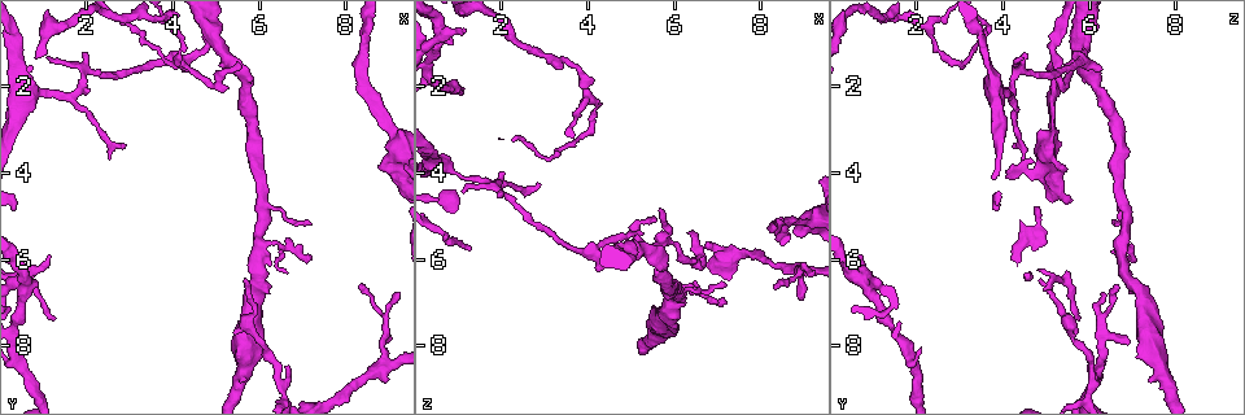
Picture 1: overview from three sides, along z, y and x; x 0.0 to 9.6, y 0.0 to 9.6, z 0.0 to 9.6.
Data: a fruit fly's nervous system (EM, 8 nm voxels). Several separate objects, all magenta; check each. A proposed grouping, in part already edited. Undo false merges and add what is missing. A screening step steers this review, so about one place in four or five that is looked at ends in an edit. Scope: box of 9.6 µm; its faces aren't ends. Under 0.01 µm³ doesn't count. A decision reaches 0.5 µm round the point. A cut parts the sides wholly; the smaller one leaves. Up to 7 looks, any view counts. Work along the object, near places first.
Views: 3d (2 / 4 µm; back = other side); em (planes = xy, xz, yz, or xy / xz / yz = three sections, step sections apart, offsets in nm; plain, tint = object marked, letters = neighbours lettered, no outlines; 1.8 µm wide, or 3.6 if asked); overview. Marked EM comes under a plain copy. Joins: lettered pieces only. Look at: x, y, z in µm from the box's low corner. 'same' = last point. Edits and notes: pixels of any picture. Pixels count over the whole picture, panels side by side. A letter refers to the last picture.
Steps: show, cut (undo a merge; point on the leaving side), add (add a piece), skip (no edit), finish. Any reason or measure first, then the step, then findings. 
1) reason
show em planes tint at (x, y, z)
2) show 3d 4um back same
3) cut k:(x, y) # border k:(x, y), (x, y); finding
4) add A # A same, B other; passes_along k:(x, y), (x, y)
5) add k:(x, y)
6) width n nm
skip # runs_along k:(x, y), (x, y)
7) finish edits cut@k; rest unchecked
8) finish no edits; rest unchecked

calibre changes
show em planes letters at (0.65, 2.10, 3.85)

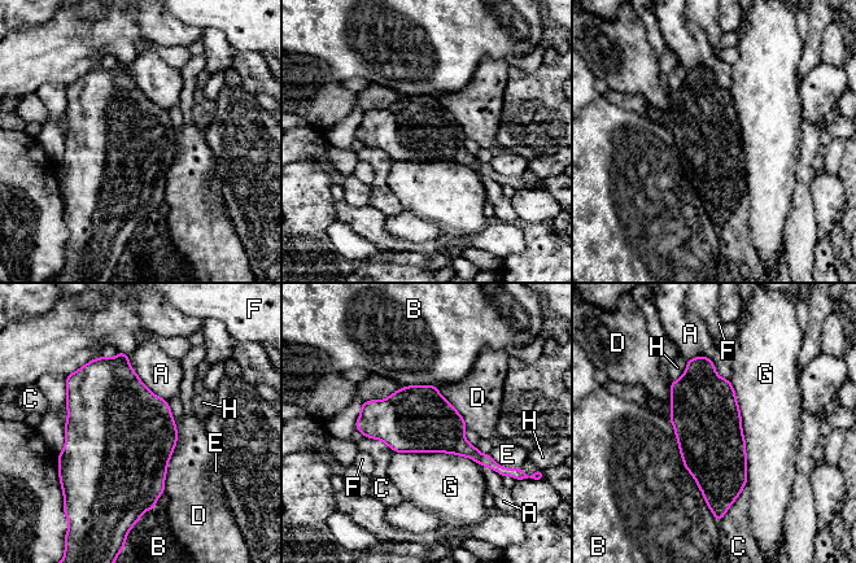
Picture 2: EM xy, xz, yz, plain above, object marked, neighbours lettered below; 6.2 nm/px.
width 420 nm
skip # A other, B other, C other, D other, E other, F other, G other, H other; border 2:(729, 380), (741, 418), (747, 483); all the same neuron

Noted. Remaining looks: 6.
branch point
show 3d 4um at (0.55, 6.50, 0.75)

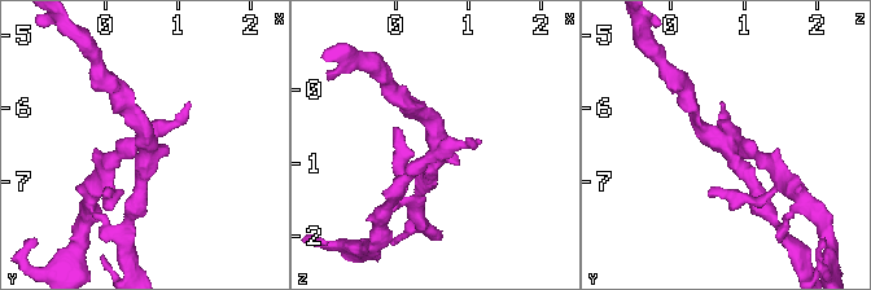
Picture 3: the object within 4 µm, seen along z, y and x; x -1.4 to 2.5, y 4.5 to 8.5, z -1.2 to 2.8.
show em planes letters at (0.60, 6.45, 0.80)

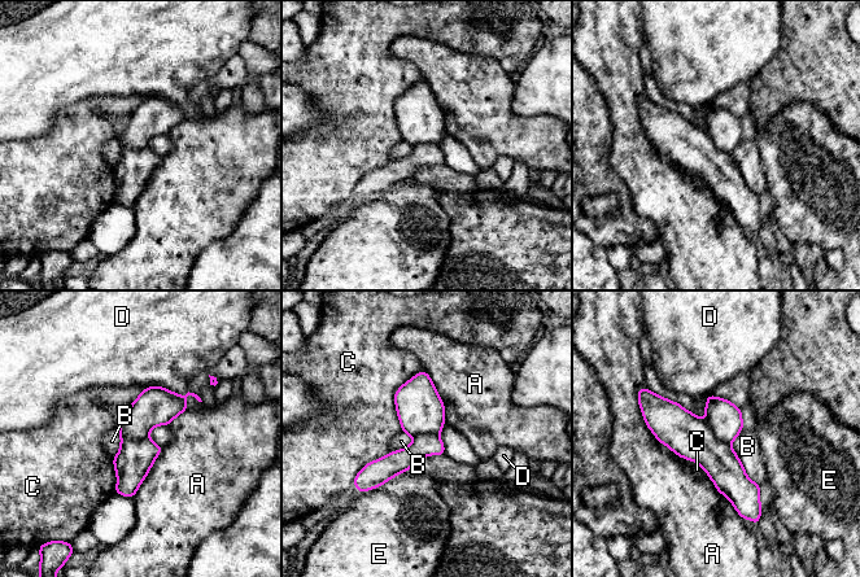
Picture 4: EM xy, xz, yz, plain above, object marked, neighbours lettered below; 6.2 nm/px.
cut 4:(690, 437) # A other, B other, C other, D other, E other; border 4:(706, 419), (712, 432), (729, 445); two neurons meet here

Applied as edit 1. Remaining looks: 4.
show overview

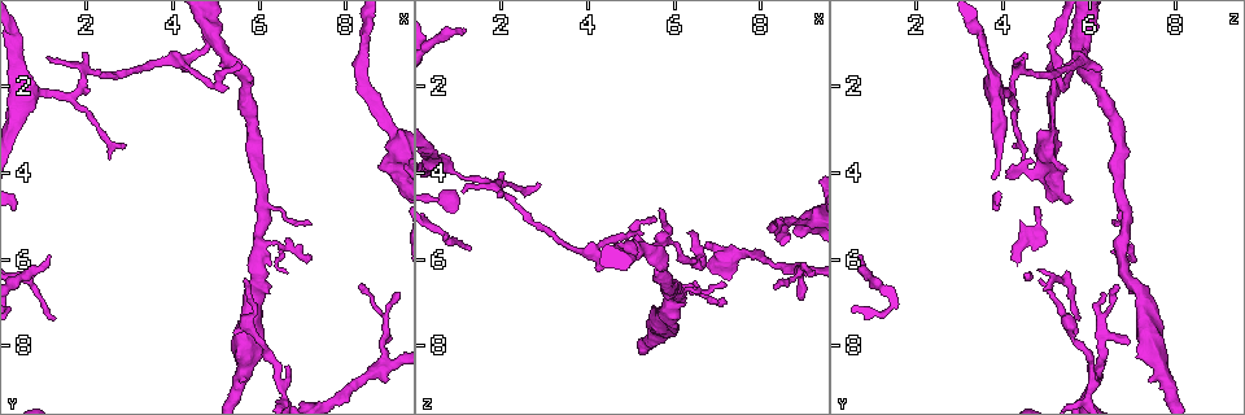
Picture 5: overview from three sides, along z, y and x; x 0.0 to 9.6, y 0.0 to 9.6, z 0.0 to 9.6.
arms part here
show em xy step 16 tint at (6.05, 5.70, 6.80)

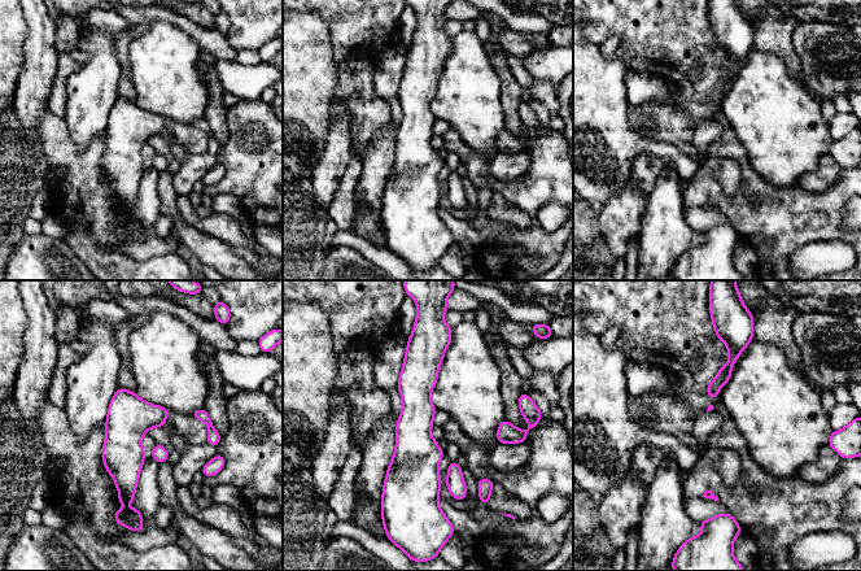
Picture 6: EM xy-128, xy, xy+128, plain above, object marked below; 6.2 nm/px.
show em planes letters same

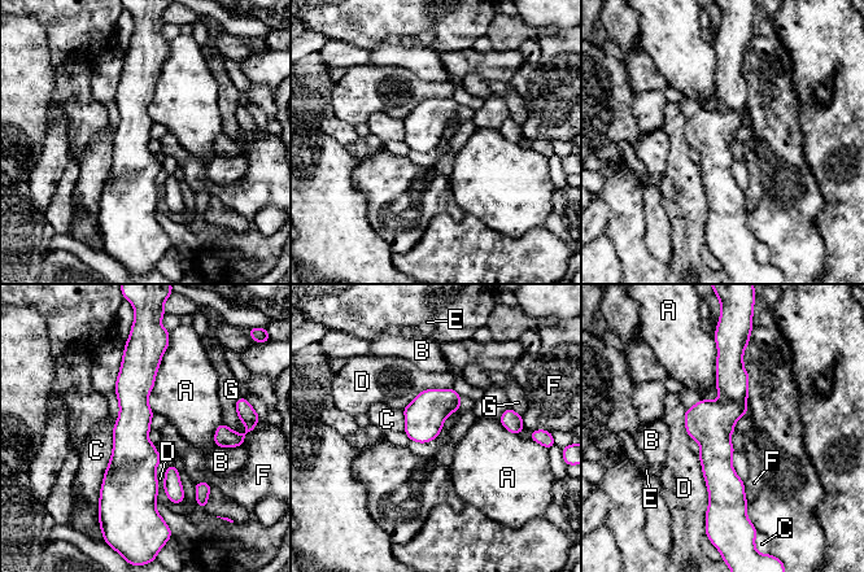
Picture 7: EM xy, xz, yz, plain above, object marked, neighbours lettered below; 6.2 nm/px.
longest_contact C 550 nm
skip # A other, B other, C other, D other, E other, F other, G other; continuous, no second neuron

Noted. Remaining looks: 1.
finish edits cut@4; rest unchecked

